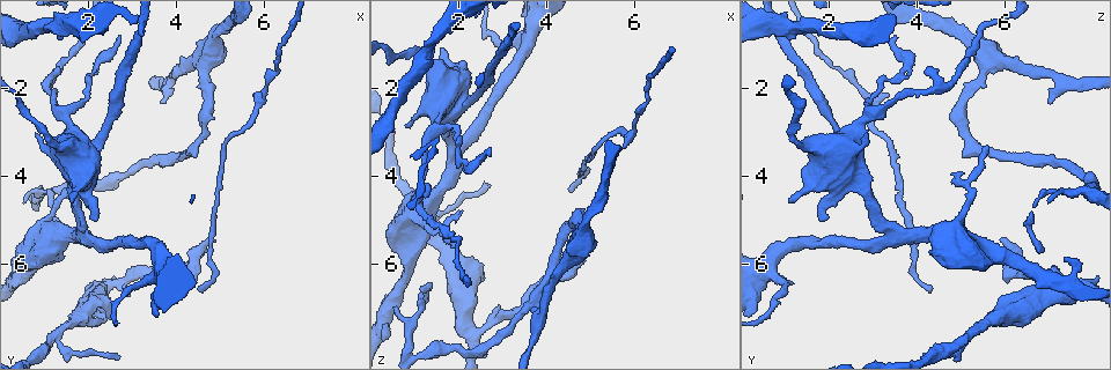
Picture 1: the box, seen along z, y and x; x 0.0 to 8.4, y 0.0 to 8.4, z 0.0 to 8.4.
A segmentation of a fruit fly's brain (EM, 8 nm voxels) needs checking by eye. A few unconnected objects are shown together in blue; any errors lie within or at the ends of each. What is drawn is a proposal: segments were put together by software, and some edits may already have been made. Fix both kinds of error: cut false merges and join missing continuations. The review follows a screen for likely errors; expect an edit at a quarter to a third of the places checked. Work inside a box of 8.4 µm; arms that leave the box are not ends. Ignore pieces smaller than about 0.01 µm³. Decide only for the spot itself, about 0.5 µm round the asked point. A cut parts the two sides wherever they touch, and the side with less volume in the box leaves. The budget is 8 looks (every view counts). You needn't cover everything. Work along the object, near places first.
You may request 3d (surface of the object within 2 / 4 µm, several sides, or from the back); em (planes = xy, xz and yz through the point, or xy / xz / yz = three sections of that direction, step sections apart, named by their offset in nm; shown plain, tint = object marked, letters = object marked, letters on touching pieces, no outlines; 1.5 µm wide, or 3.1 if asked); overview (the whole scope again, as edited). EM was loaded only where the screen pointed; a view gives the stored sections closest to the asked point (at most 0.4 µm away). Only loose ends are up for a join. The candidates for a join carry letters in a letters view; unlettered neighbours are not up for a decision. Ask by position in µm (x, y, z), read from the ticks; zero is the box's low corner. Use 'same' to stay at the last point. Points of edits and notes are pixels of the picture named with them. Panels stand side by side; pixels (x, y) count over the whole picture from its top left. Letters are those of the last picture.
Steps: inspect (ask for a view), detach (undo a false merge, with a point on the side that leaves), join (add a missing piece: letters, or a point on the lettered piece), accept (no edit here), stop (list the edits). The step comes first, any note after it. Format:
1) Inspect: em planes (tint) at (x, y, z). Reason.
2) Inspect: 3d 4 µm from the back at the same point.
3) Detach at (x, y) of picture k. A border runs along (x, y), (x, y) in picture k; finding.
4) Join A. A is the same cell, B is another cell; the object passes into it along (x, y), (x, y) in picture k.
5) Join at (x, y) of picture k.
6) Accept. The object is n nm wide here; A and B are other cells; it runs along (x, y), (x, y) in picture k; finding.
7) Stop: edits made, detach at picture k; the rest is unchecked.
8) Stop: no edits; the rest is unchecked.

Inspect: em planes (letters) at (4.65, 1.45, 5.50).

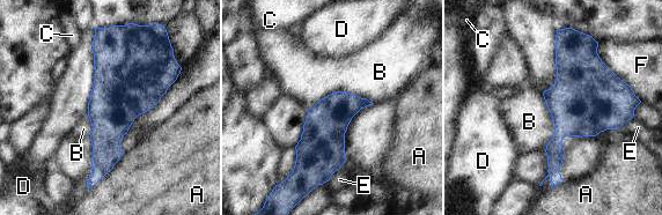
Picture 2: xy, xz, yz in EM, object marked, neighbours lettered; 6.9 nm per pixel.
Accept. A, B, C, D, E and F are other cells; a border runs along (374, 103), (332, 91), (308, 111) in picture 2; all the same neuron.

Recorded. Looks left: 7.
Inspect: em xy step 4 (tint) at (1.10, 2.05, 4.50). A fork.

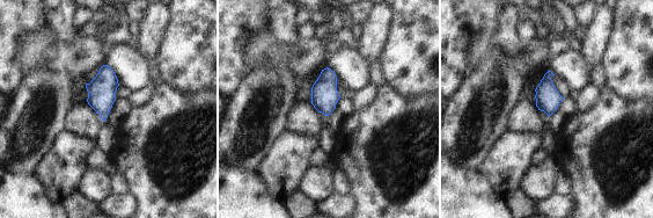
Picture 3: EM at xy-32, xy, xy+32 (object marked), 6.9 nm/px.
Inspect: em planes (letters) at the same point.

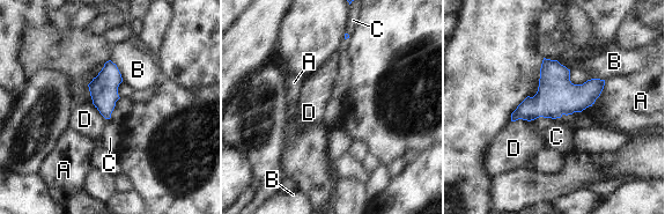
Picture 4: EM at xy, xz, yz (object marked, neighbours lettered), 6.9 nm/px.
Accept. A, B, C and D are other cells; a border runs along (553, 118), (537, 117), (527, 122) in picture 4; one neuron here.

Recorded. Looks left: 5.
Inspect: 3d 4 µm at (0.90, 4.40, 7.90).

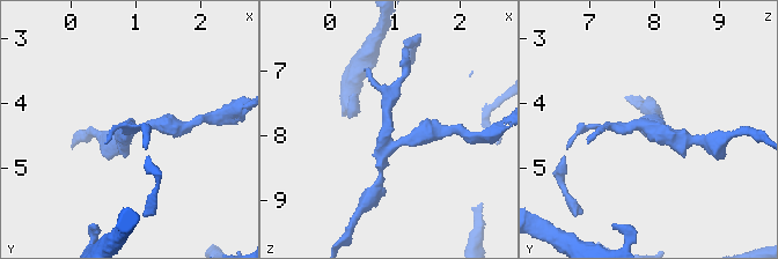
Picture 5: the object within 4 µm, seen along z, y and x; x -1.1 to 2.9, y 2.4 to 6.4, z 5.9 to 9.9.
Inspect: em planes (letters) at (0.85, 4.35, 7.95).

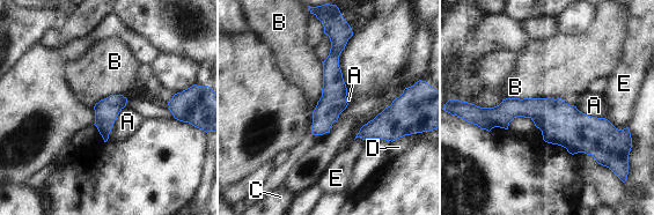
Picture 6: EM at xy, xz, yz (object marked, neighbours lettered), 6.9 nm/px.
Accept. The object is 170 nm wide here; A, B, C, D and E are other cells; a border runs along (125, 105), (115, 120), (107, 140) in picture 6; one neuron here.

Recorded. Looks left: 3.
Stop: no edits; the rest is unchecked.

